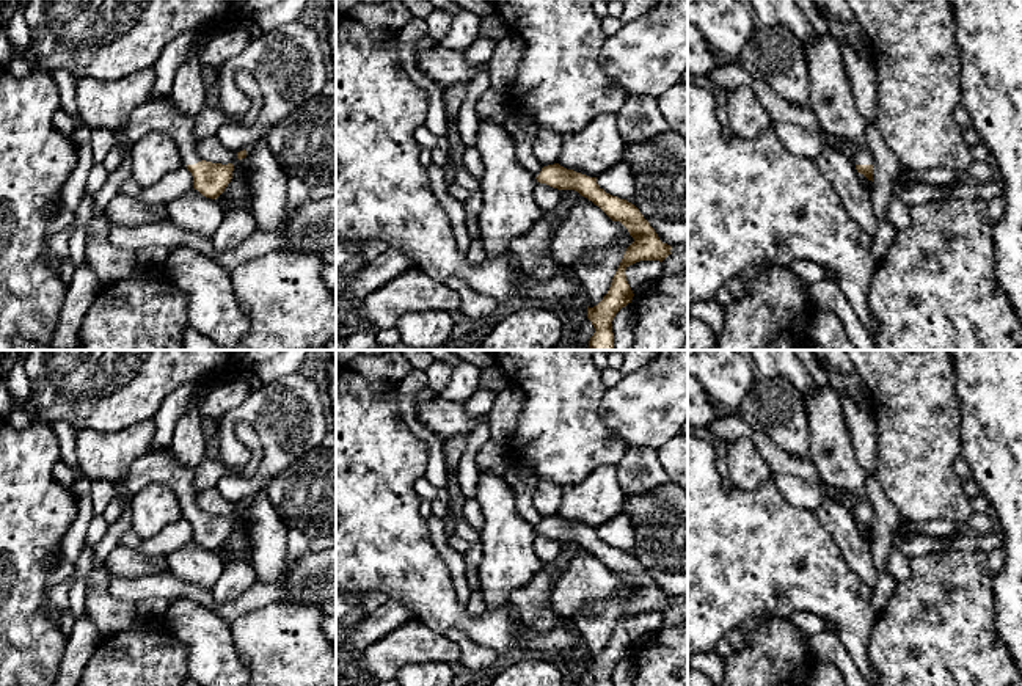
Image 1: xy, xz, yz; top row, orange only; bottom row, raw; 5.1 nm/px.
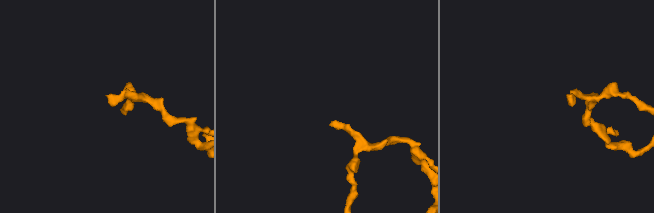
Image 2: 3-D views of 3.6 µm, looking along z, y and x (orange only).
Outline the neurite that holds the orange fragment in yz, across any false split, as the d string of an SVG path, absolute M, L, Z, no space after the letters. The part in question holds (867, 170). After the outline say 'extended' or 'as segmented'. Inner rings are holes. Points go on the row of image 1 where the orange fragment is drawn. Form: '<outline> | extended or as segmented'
M818 33L815 39L805 46L805 55L808 61L808 107L813 108L819 124L827 133L843 138L856 148L852 157L856 170L873 182L874 157L865 140L867 119L856 107L838 42L829 33Z | extended

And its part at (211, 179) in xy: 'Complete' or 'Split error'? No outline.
Split error

